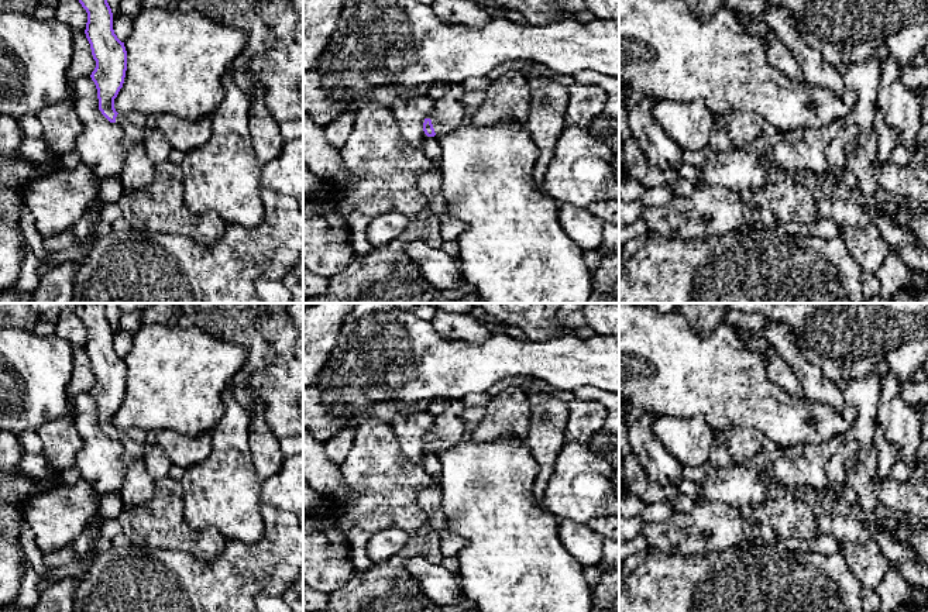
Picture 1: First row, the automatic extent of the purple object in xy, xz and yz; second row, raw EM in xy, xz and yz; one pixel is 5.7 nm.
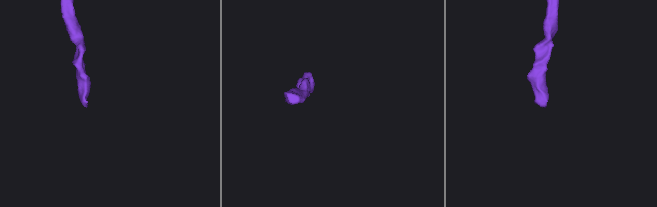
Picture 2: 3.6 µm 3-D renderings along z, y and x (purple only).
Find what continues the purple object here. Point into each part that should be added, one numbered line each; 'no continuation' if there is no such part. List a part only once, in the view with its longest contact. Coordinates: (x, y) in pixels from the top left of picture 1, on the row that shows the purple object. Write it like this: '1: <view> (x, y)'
1: xz (447, 114)

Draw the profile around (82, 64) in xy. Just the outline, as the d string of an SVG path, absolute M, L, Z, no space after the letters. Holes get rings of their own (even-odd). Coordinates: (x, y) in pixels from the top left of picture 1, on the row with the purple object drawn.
M73 31L73 55L68 72L68 82L73 87L76 80L83 76L90 76L96 68L90 44L85 32Z

